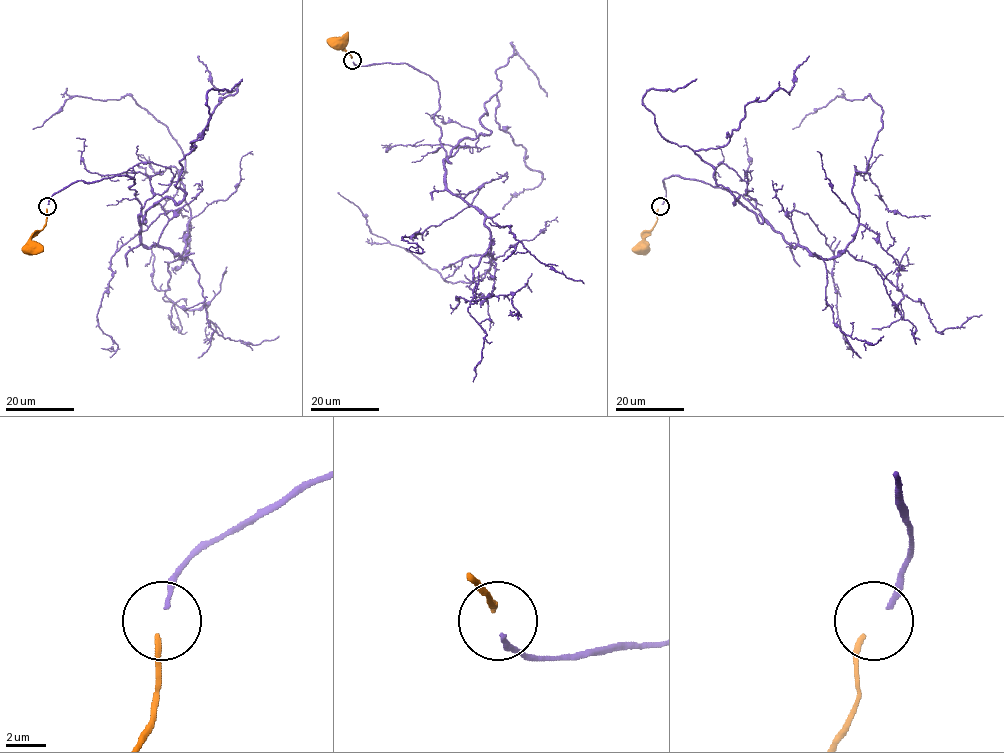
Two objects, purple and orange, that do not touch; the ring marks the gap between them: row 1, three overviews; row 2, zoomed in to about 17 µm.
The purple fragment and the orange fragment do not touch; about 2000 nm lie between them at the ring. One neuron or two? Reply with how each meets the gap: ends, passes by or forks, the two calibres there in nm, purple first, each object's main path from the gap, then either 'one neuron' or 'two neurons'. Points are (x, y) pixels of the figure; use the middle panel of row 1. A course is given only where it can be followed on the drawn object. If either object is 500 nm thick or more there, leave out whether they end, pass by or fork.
purple ends there; orange ends there; 240 nm thick on the purple side, 280 nm on the other; purple runs (353, 61), (406, 63), (438, 84), (445, 186), (485, 217), (495, 259), (445, 280), (337, 192); orange runs (352, 58), (336, 43), (336, 37), (338, 42); one neuron

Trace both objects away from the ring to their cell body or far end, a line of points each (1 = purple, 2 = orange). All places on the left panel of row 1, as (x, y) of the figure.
1: (48, 204), (74, 182), (130, 175), (140, 240), (185, 257), (185, 159), (130, 95), (69, 98), (32, 128)
2: (47, 209), (44, 227), (31, 239), (33, 249)

